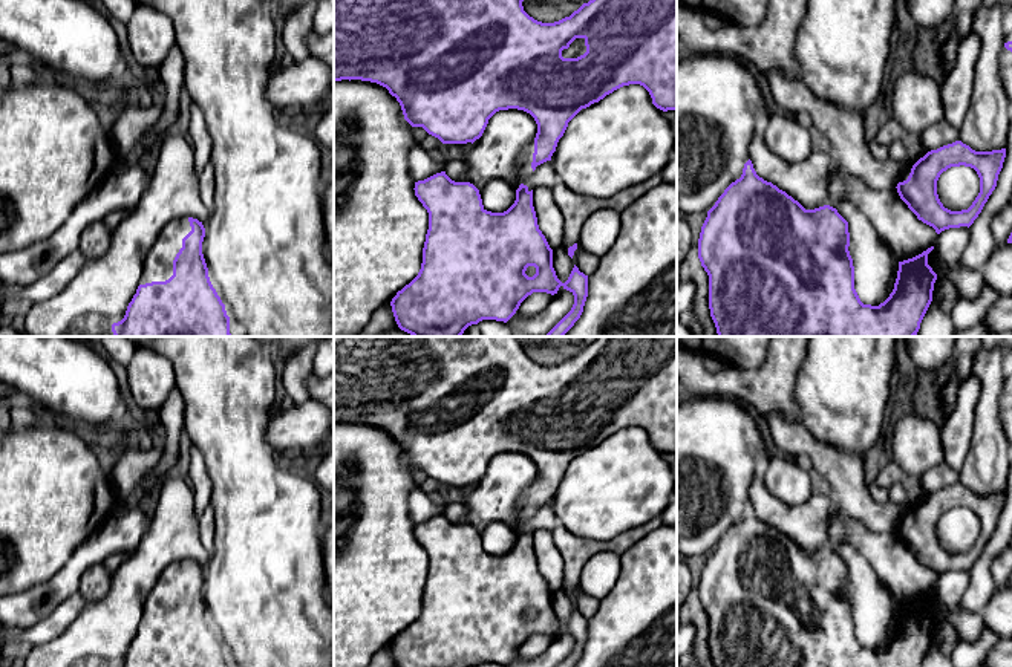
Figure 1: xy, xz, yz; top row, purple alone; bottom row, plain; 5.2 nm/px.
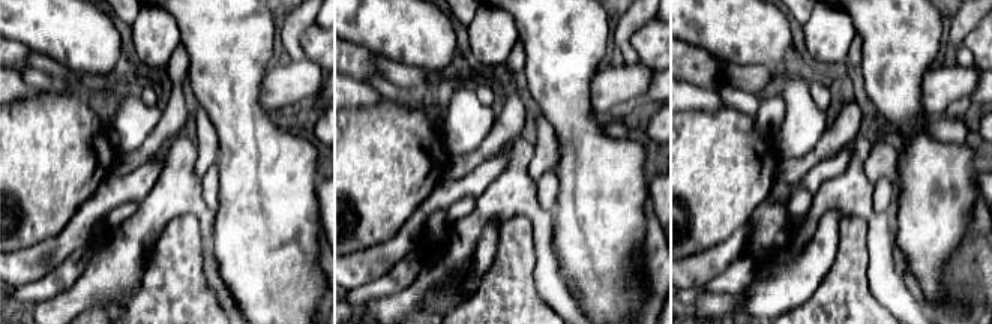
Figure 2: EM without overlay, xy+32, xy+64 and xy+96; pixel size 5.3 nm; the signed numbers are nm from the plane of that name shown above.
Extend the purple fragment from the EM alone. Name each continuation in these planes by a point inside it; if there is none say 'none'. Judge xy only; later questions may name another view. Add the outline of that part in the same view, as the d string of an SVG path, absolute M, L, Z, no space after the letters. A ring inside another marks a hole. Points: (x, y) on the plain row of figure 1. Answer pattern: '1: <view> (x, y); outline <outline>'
1: xy (158, 609); outline M188 560L168 565L156 586L147 595L139 627L165 624L173 618L173 603L182 591L182 581L191 574Z

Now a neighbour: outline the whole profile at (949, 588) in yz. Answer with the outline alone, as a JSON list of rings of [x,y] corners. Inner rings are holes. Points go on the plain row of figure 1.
[[[968,569],[949,571],[937,577],[934,594],[948,607],[955,610],[968,589],[971,572]]]

